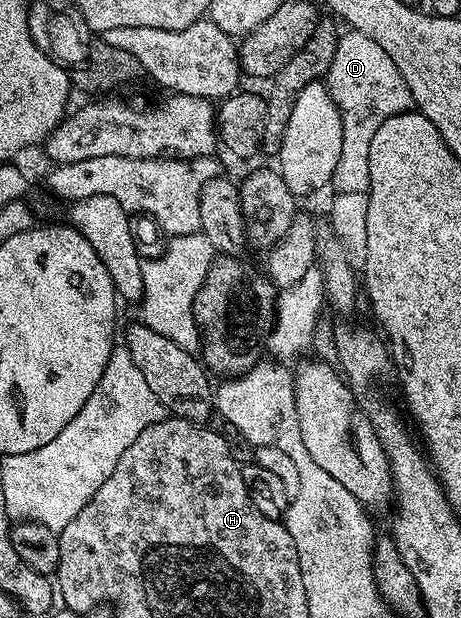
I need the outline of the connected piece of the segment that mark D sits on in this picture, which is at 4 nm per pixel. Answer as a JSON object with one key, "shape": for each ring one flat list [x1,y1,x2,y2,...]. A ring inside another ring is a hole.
{"shape":[[354,31,344,32,338,38,325,84,333,103,337,103,341,127,345,131,341,139,341,159,337,159,337,171,333,171,331,185,335,193,367,193,371,187,369,143,373,143,373,134,385,119,408,112,407,84,401,79,401,71,397,71,397,63,393,63,373,39]]}

